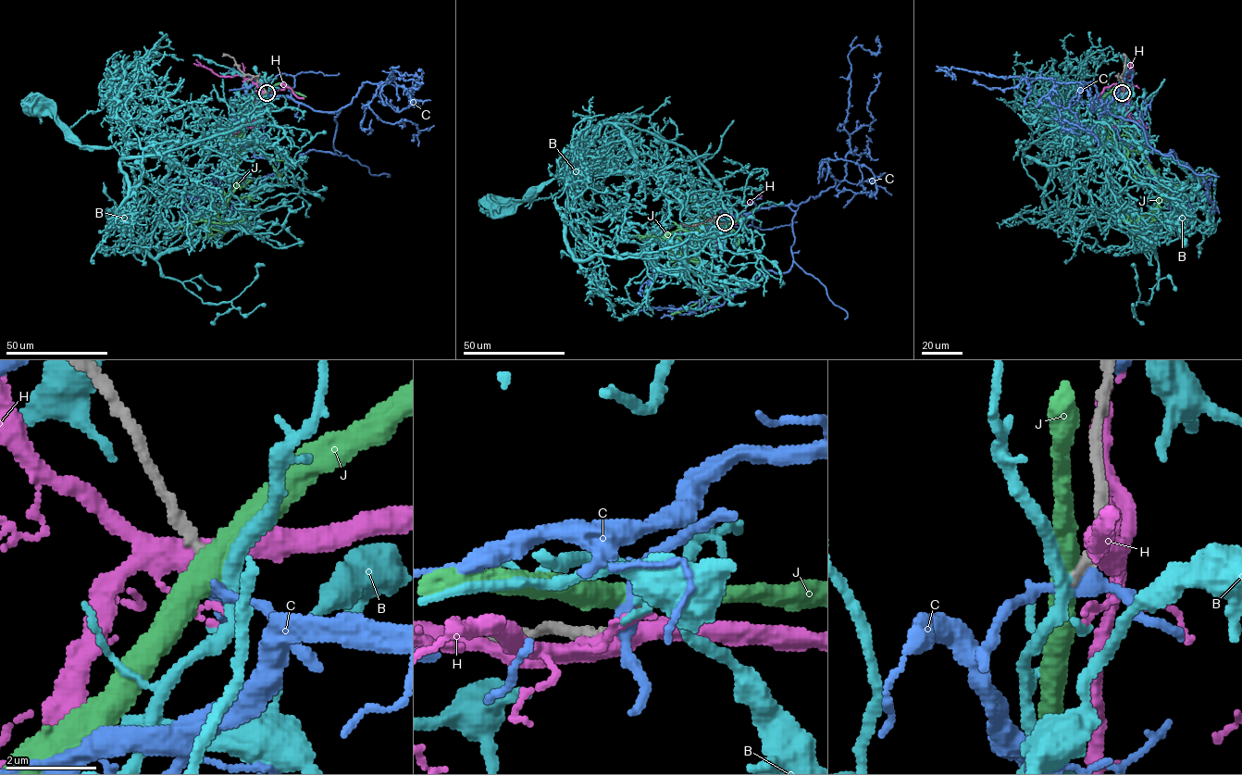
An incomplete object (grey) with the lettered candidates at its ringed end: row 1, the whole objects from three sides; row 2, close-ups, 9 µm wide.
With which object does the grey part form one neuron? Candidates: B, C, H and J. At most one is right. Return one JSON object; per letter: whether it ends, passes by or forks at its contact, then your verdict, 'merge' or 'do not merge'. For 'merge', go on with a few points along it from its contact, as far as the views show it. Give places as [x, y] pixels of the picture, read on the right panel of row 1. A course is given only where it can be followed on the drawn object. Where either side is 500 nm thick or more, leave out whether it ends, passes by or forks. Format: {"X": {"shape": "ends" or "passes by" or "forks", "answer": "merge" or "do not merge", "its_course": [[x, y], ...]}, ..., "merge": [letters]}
{"B": {"shape": "forks", "answer": "merge", "its_course": [[1122, 93], [1119, 122], [1071, 143], [1086, 147], [1100, 132], [1108, 104]]}, "C": {"shape": "passes by", "answer": "do not merge"}, "H": {"answer": "do not merge"}, "J": {"answer": "do not merge"}, "merge": ["B"]}

